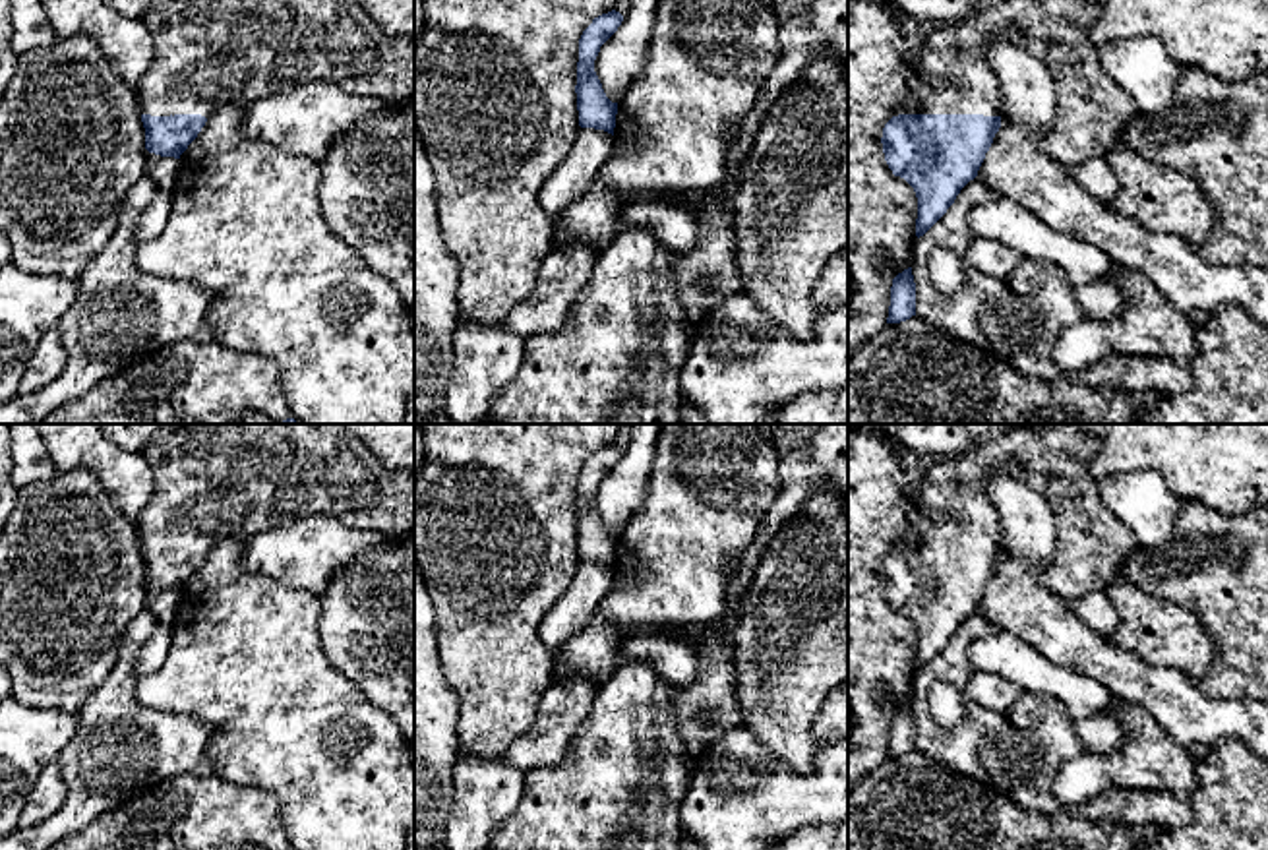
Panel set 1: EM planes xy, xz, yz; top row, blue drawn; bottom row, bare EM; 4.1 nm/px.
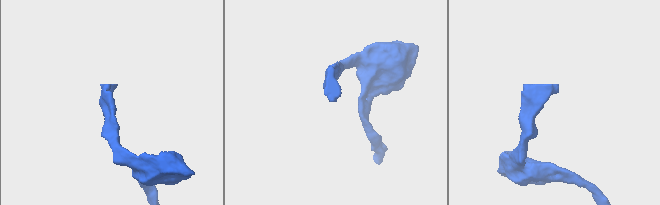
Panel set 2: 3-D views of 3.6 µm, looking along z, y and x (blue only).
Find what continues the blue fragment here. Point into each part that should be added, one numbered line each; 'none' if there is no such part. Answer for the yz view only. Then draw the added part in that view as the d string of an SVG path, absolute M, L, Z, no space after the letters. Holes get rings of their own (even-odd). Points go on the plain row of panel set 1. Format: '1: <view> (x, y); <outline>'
1: yz (953, 510); M1076 424L1016 428L951 457L935 457L916 476L914 523L918 548L1001 550L999 515L985 482L1009 474L1042 494L1055 511L1055 556L1040 583L1072 604L1105 589L1121 575L1136 540L1103 503L1090 471L1100 440Z

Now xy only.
1: xy (211, 481); M174 424L141 455L155 482L153 498L137 523L141 548L209 552L217 540L252 538L310 515L329 515L348 529L376 531L389 538L414 531L414 472L383 467L345 424Z

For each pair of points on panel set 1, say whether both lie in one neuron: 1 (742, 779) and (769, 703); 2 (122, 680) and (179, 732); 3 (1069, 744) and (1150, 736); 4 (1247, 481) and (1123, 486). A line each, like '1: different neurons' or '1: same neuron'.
1: different neurons
2: same neuron
3: different neurons
4: different neurons

